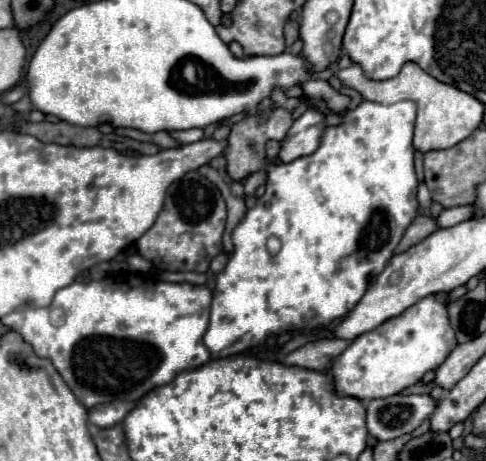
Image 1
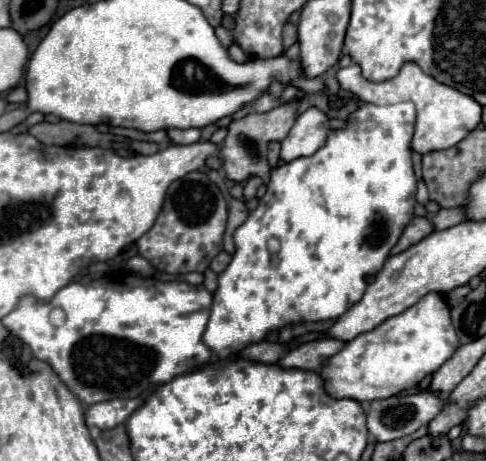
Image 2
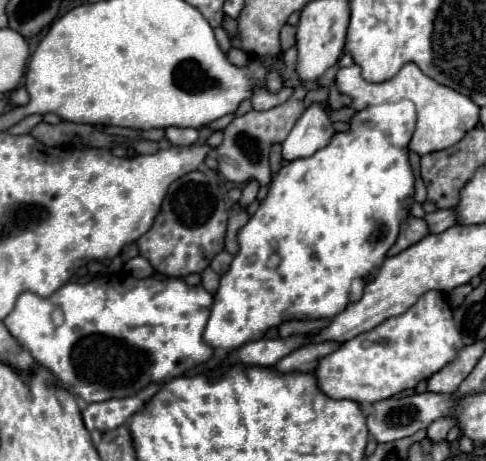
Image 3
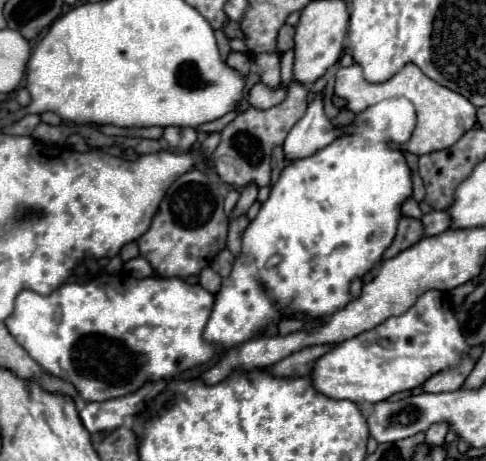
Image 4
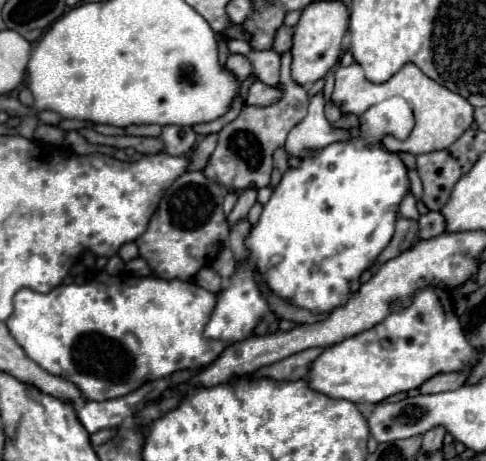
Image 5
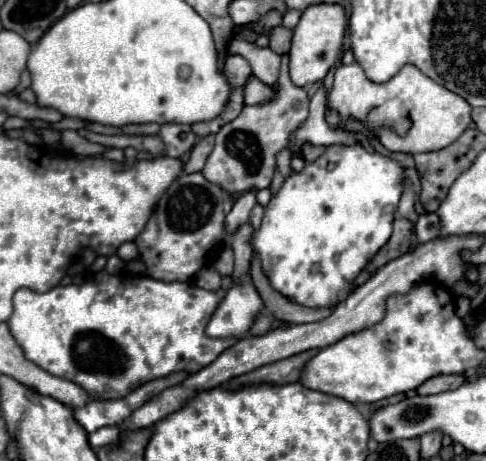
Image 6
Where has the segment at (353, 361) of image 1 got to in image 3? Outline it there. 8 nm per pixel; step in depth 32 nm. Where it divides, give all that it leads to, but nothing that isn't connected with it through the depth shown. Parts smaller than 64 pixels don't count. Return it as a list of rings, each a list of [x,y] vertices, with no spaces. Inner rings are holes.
[[[426,292],[404,314],[384,320],[374,330],[344,342],[336,352],[322,358],[316,368],[316,378],[322,392],[330,398],[372,404],[402,390],[416,388],[444,364],[452,362],[462,346],[446,296],[442,292]]]

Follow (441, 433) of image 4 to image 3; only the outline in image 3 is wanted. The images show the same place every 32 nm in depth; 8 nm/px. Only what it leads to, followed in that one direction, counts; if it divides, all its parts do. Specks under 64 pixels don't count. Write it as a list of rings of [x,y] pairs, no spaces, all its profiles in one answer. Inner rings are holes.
[[[444,416],[444,418],[438,418],[434,420],[430,426],[428,426],[428,438],[430,440],[444,440],[448,430],[456,426],[456,418],[454,416]]]

